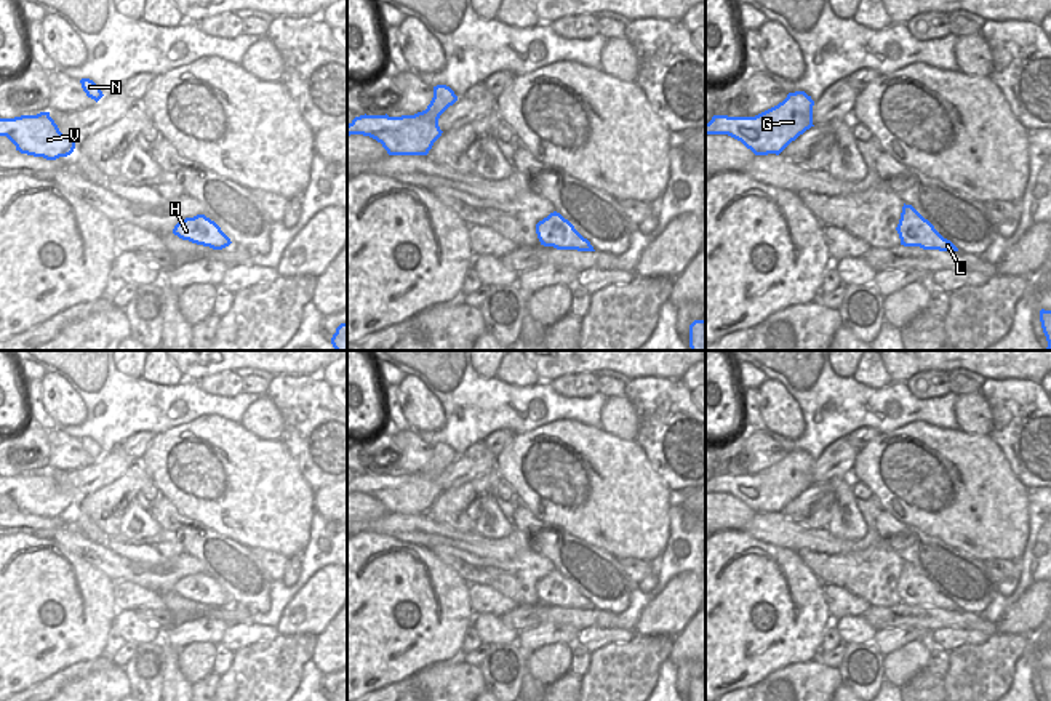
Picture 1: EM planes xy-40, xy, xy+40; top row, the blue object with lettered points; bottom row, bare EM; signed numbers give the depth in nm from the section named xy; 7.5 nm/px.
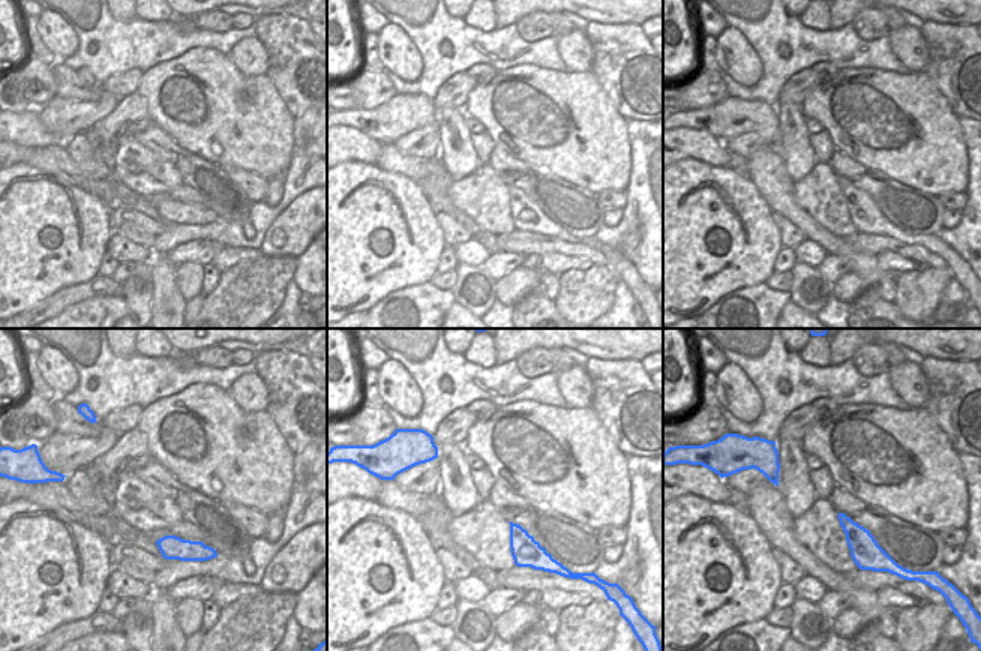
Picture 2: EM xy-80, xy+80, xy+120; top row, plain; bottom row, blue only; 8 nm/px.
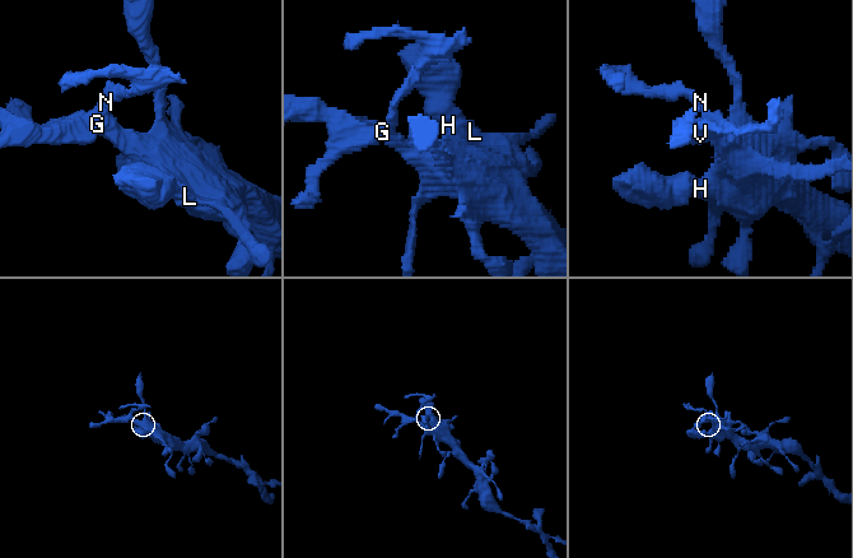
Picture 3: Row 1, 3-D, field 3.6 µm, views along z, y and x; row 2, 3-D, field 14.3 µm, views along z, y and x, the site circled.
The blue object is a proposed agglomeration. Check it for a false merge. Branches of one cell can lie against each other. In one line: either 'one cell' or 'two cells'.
one cell

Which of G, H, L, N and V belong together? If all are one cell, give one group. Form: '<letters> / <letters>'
G H L N V

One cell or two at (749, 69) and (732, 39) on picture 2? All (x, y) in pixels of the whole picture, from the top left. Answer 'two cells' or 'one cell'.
one cell

